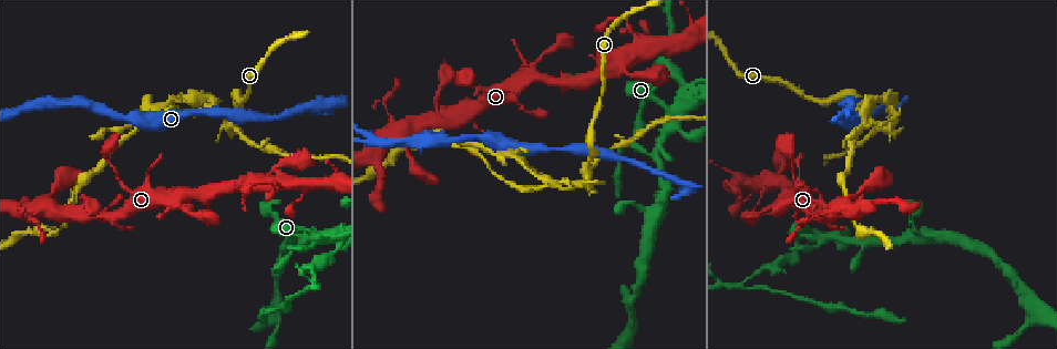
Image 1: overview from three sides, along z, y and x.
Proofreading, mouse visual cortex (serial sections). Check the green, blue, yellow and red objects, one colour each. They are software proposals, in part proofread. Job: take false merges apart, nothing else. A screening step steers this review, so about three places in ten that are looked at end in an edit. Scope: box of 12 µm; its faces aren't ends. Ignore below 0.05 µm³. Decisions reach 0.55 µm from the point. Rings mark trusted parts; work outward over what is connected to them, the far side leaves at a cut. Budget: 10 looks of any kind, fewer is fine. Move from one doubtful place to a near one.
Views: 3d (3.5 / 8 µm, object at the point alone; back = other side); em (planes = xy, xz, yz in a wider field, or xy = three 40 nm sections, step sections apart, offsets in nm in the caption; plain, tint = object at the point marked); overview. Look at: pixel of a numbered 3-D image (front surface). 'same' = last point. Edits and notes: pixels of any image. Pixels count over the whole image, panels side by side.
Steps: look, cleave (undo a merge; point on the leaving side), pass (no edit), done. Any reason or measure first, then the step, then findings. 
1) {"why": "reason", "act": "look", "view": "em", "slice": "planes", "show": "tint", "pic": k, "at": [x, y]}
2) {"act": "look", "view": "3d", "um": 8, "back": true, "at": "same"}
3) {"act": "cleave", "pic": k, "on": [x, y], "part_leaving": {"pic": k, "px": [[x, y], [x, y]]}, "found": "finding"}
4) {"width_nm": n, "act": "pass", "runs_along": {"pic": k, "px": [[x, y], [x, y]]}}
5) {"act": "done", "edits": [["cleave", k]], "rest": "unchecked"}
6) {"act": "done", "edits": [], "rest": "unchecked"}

{"why": "calibre changes", "act": "look", "view": "em", "slice": "xy", "step": 2, "show": "tint", "pic": 1, "at": [529, 78]}

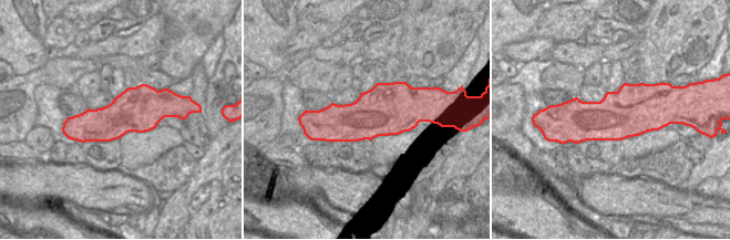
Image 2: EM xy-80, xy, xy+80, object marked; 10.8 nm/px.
{"act": "look", "view": "3d", "um": 3.5, "at": "same"}

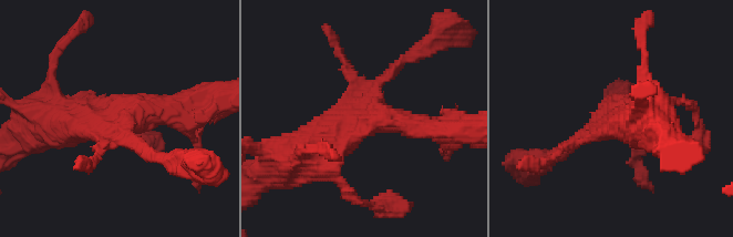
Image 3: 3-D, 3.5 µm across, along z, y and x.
{"act": "pass", "runs_along": {"pic": 3, "px": [[292, 157], [370, 121], [432, 129]]}, "found": "continuous, no second cell"}

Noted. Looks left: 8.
{"why": "thick turns thin", "act": "look", "view": "em", "slice": "xy", "step": 3, "show": "tint", "pic": 1, "at": [280, 185]}

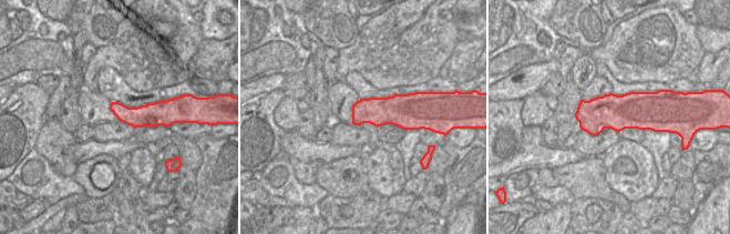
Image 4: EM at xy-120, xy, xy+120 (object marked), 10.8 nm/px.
{"why": "wider look", "act": "look", "view": "3d", "um": 3.5, "at": "same"}

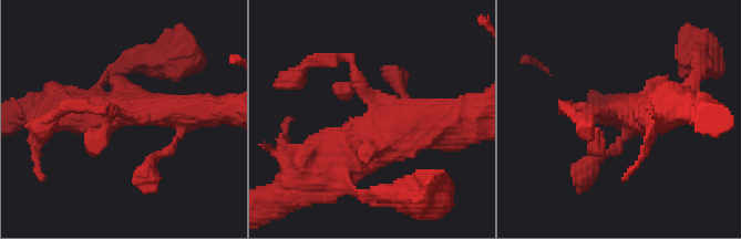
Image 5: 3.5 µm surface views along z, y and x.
{"act": "pass", "runs_along": {"pic": 5, "px": [[345, 151], [381, 108], [351, 60], [323, 60]]}, "found": "one cell here"}

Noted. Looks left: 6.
{"why": "three-way junction", "act": "look", "view": "em", "slice": "planes", "show": "tint", "pic": 1, "at": [847, 200]}

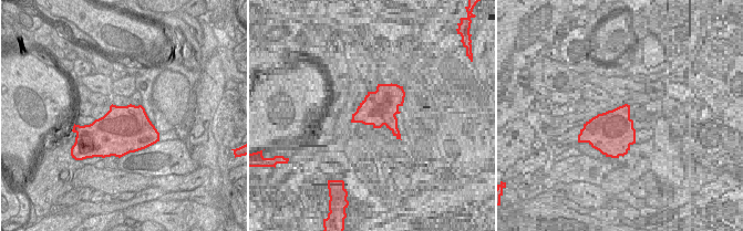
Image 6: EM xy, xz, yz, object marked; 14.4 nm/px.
{"why": "wider look", "act": "look", "view": "3d", "um": 3.5, "at": "same"}

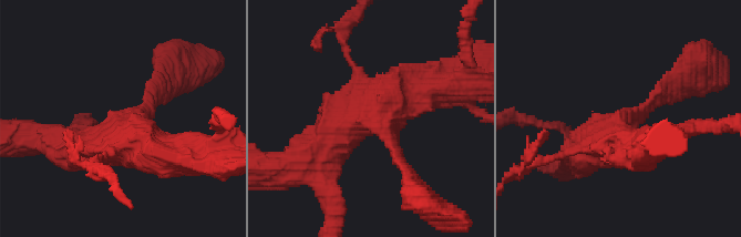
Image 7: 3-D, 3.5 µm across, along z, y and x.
{"act": "pass", "found": "one cell here"}

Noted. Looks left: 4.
{"why": "three arms meet", "act": "look", "view": "3d", "um": 3.5, "pic": 1, "at": [24, 108]}

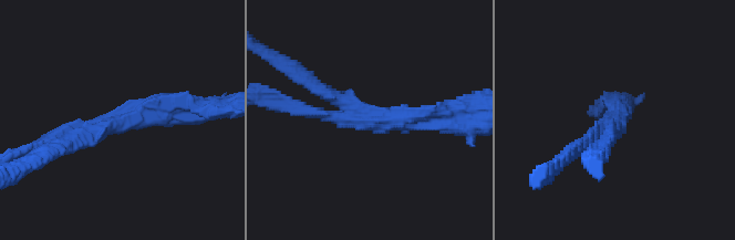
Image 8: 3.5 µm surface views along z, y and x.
{"arms": 3, "arm_widths_nm": [200, 200, 250], "act": "look", "view": "em", "slice": "xy", "step": 1, "show": "tint", "pic": 8, "at": [120, 119]}

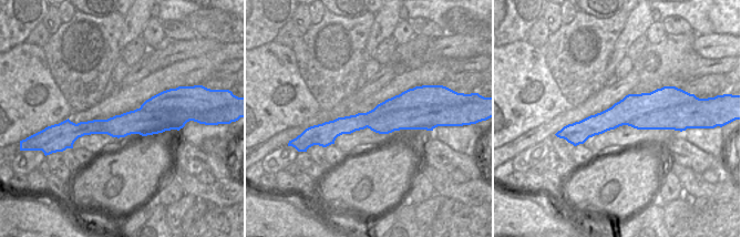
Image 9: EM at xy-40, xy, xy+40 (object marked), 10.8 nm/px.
{"act": "cleave", "pic": 8, "on": [301, 105], "found": "two cells meet here"}

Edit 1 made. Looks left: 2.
{"act": "done", "edits": [["cleave", 8]], "rest": "unchecked"}

